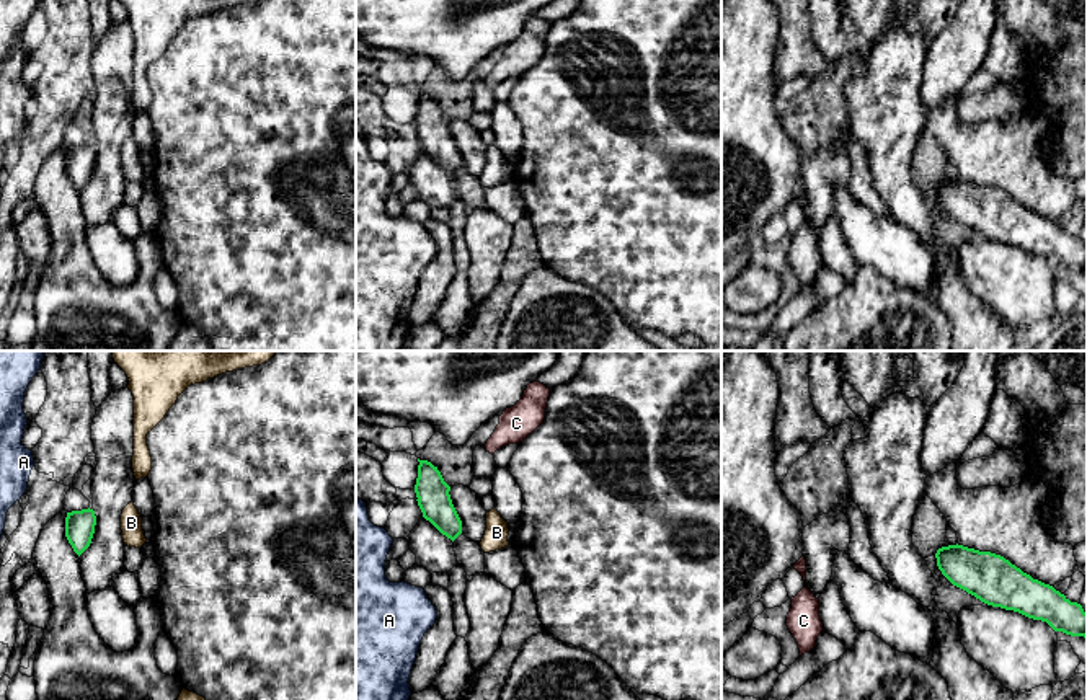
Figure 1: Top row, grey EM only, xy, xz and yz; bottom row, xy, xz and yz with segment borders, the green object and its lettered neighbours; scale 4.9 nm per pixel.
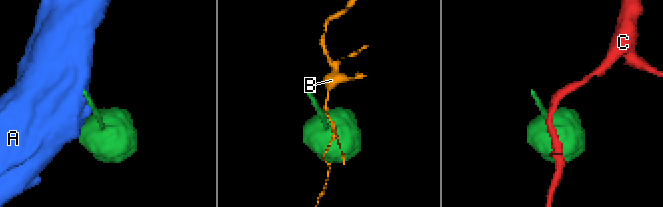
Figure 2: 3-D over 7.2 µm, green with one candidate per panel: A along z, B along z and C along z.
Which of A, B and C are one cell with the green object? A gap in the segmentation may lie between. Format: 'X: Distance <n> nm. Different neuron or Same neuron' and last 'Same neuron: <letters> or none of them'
A: Distance 190 nm. Different neuron
B: Distance 110 nm. Different neuron
C: Distance 260 nm. Different neuron
Same neuron: none of them

